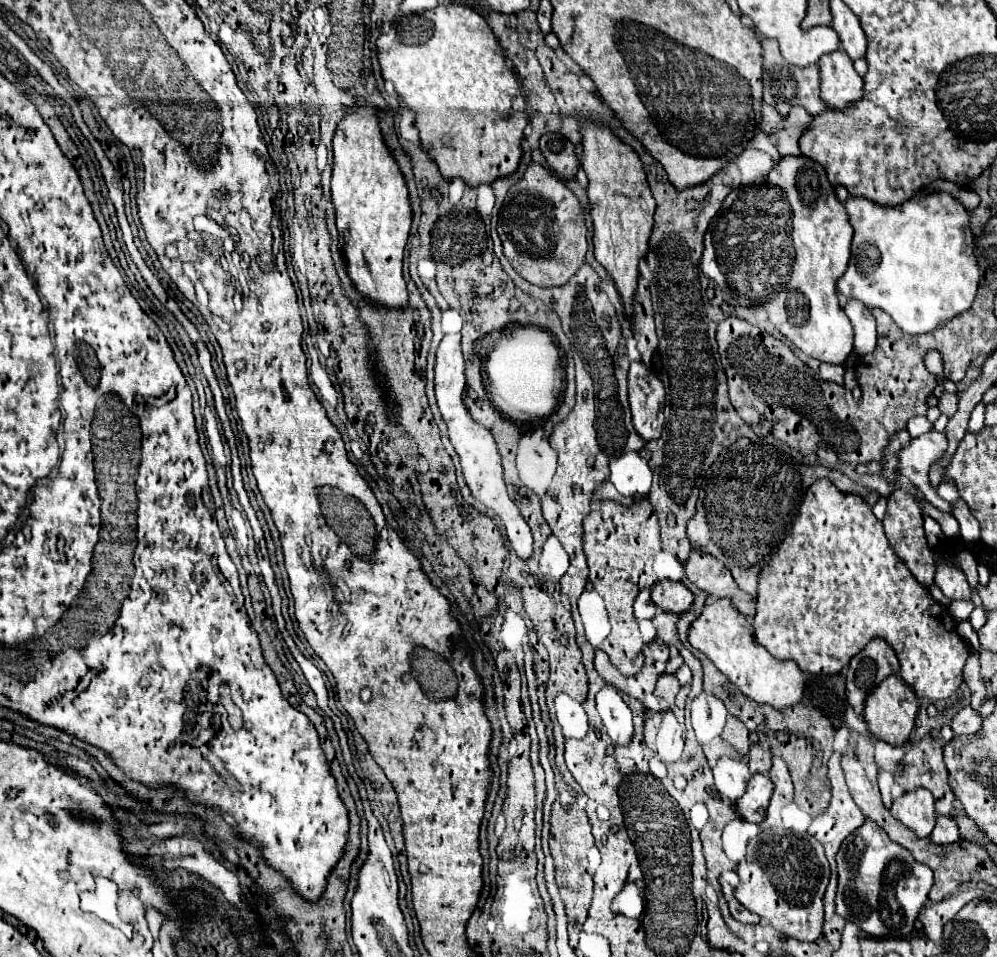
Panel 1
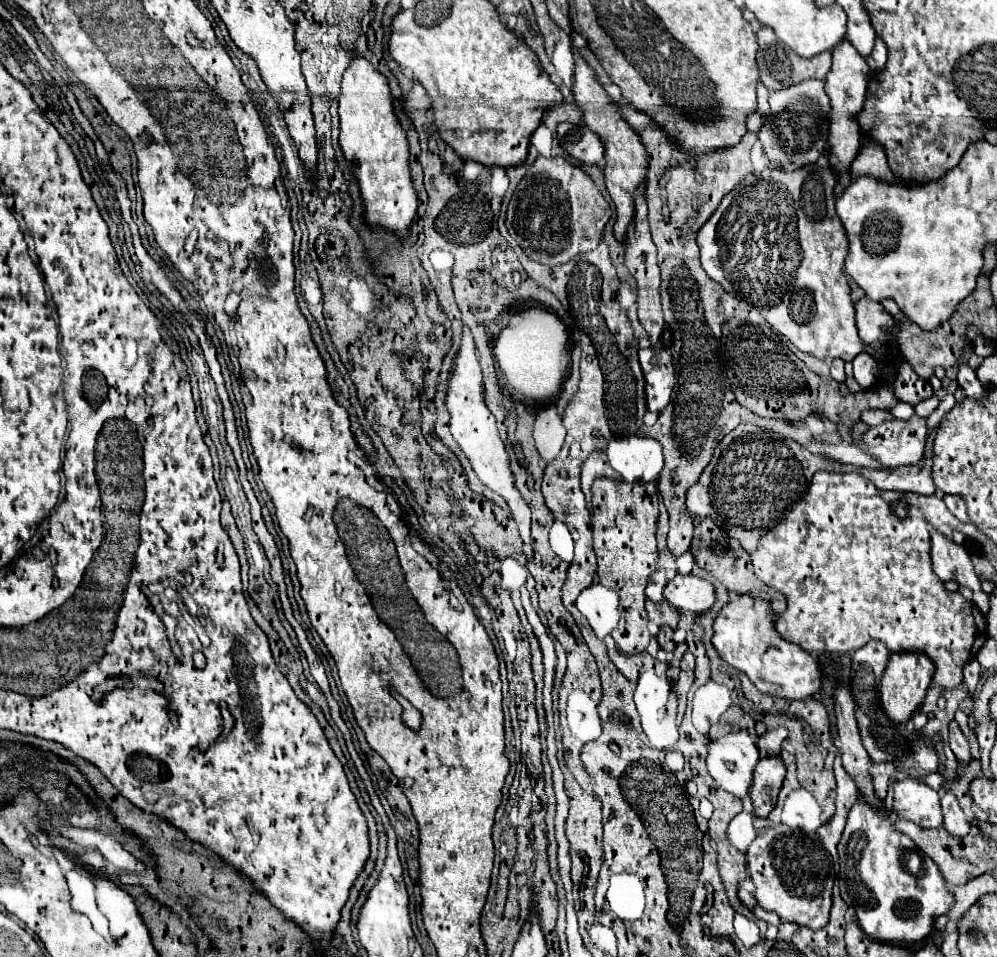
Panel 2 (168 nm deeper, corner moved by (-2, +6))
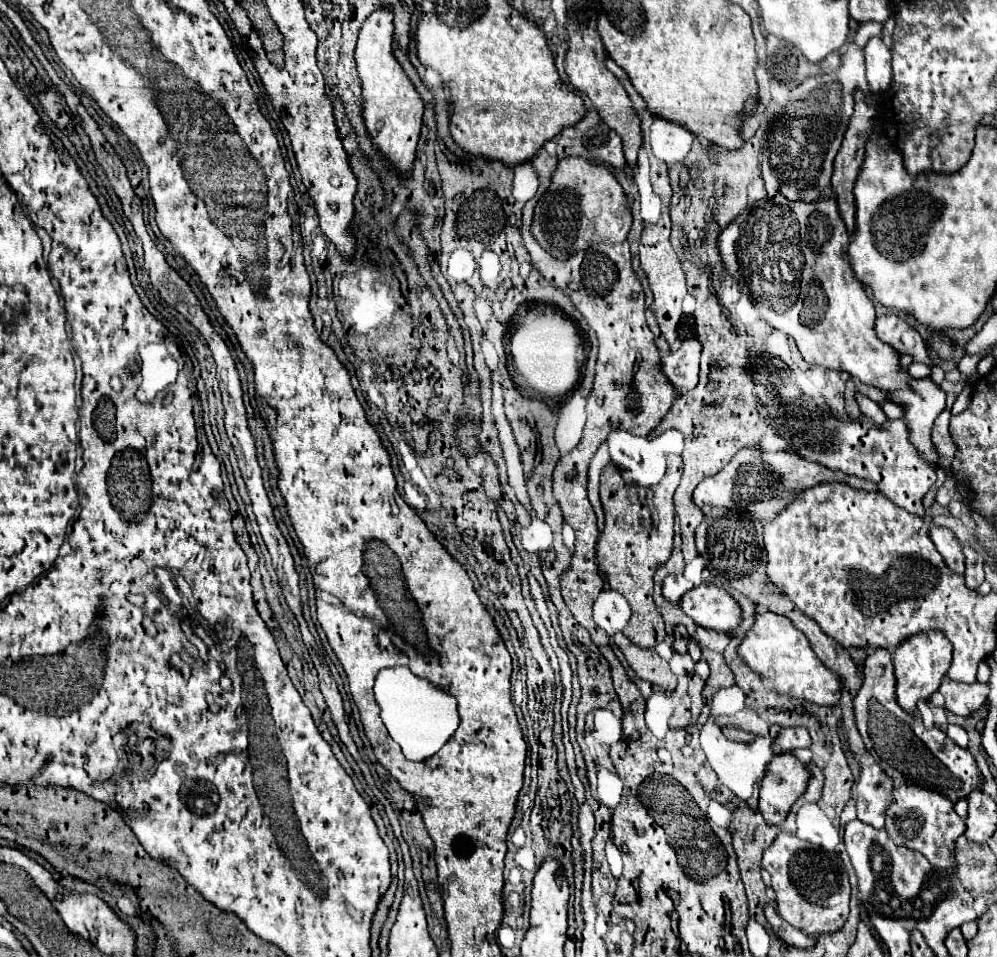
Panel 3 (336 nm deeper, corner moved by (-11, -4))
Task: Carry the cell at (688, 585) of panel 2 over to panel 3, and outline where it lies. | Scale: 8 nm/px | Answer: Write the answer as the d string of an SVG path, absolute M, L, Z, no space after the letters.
M700 584L694 590L688 590L682 596L680 606L684 614L702 628L732 632L740 624L738 602L724 588L712 584Z

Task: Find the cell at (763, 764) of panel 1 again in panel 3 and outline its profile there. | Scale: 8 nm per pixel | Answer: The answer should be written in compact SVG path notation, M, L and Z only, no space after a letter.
M782 728L772 744L772 750L774 754L784 754L794 748L808 748L808 746L810 746L810 734L804 728Z

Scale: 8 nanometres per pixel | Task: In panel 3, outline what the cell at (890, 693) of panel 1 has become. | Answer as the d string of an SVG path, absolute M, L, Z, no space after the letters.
M916 634L914 638L908 638L894 650L892 662L894 662L894 676L896 676L896 702L902 706L904 712L916 714L916 704L920 700L928 700L942 684L942 678L946 676L952 660L952 646L942 638L942 634Z

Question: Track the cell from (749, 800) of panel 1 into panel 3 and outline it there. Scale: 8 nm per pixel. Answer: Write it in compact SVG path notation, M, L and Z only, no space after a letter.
M790 752L772 758L760 784L760 812L768 824L786 820L790 806L806 790L808 778L808 770Z

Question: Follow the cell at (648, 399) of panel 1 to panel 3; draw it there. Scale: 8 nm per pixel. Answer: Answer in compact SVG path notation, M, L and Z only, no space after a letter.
M696 338L684 340L682 346L662 358L660 368L668 382L678 394L692 390L698 384L698 364L700 364L700 344Z

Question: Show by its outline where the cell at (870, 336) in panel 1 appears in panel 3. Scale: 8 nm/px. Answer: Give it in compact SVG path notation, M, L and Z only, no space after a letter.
M882 314L876 318L876 334L882 342L890 344L900 354L910 354L914 362L922 362L930 370L934 368L932 358L926 354L922 336L898 314Z

